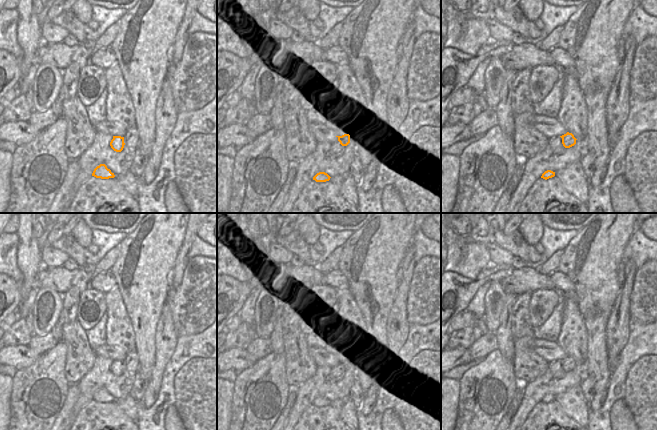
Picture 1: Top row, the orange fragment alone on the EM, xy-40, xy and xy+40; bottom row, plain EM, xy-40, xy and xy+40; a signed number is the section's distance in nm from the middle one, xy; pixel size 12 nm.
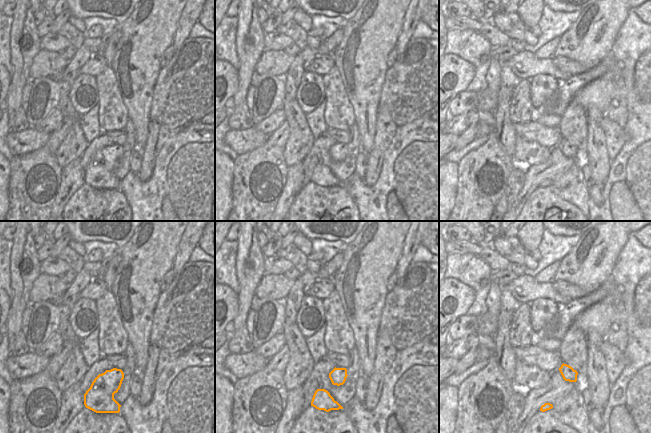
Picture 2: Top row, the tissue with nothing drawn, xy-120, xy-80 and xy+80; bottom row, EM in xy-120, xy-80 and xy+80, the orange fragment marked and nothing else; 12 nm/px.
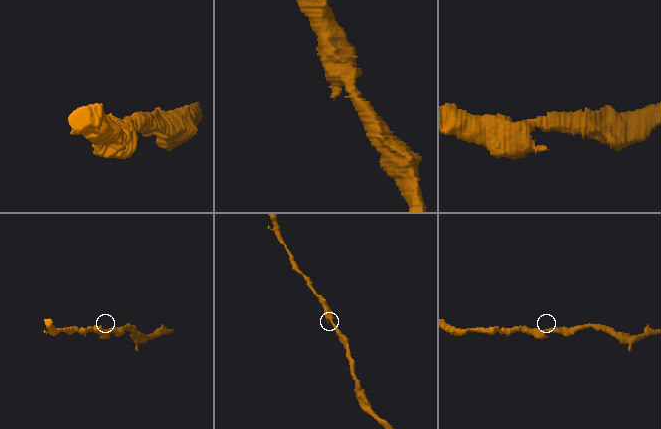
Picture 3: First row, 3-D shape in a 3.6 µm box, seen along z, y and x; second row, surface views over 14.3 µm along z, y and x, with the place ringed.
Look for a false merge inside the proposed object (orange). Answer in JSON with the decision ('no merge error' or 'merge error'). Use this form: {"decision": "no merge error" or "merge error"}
{"decision": "no merge error"}

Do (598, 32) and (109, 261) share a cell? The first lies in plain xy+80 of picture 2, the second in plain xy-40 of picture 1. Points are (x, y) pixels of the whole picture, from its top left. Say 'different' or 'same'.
different

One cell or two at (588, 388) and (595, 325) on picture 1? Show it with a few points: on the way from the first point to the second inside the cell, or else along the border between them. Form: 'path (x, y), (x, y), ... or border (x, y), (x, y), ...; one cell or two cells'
border (588, 375), (593, 382), (593, 390), (595, 392); two cells

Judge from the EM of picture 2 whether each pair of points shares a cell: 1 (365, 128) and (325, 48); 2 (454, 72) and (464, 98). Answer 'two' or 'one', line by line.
1: two
2: two

